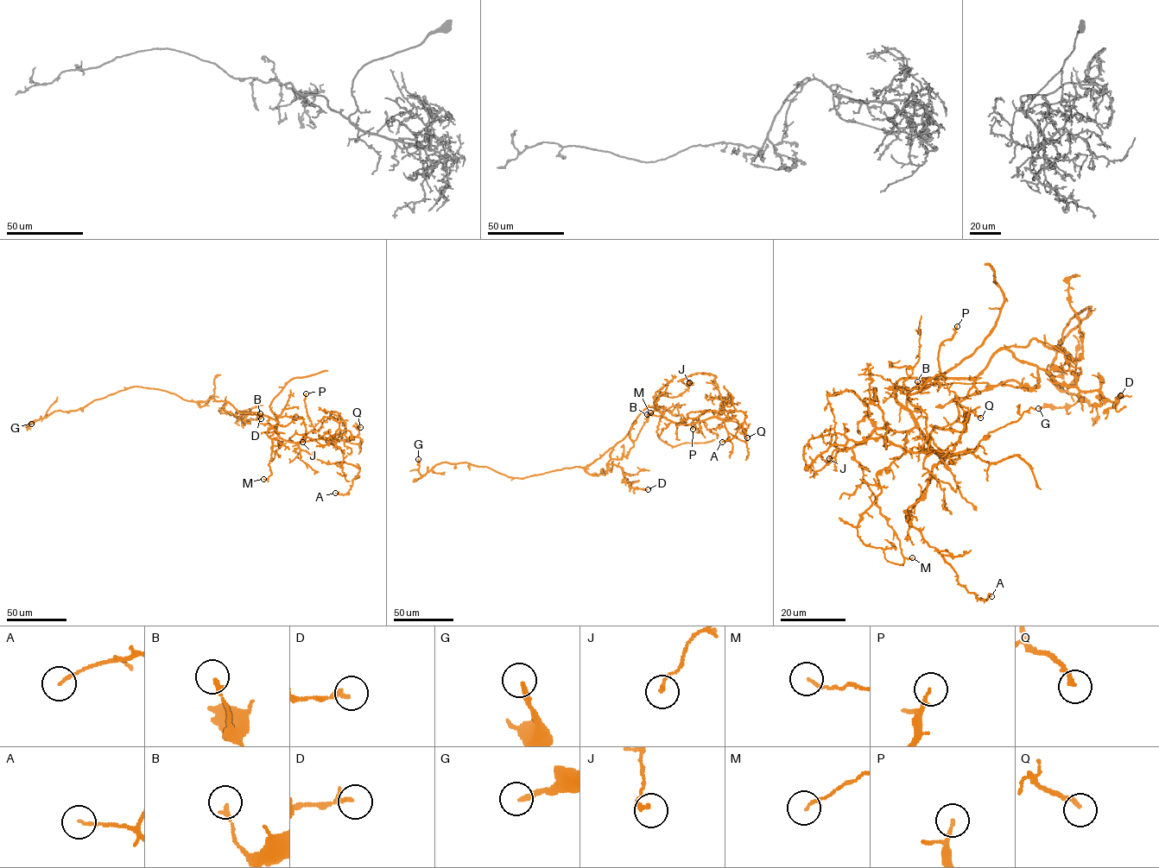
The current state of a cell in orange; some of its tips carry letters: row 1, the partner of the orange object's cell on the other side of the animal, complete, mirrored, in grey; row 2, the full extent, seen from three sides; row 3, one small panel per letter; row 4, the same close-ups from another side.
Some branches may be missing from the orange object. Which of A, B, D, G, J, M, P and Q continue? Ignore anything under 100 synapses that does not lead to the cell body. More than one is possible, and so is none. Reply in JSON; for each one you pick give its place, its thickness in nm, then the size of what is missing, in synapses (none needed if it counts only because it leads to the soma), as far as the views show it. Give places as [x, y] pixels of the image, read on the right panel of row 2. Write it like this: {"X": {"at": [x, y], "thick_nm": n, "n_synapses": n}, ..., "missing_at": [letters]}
{"missing_at": []}

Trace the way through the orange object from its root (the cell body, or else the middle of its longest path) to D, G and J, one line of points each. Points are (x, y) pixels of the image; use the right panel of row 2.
D: (1005, 348), (1019, 360), (1036, 365), (1059, 383), (1081, 391), (1098, 391), (1115, 404), (1120, 395)
G: (1005, 348), (1035, 339), (1061, 349), (1069, 320), (1091, 306), (1047, 372), (1083, 397), (1038, 408)
J: (1005, 348), (976, 377), (901, 379), (908, 430), (878, 428), (851, 390), (828, 396), (829, 458)

